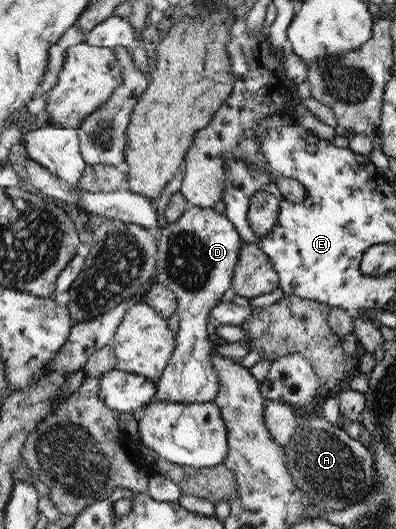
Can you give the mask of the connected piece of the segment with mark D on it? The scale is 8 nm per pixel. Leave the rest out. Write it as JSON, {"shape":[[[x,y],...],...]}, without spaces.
{"shape":[[[189,206],[176,222],[167,226],[159,234],[160,239],[160,270],[156,281],[162,282],[170,288],[177,298],[177,312],[179,331],[175,333],[178,345],[175,354],[160,379],[159,391],[155,396],[158,402],[210,402],[215,400],[222,388],[219,372],[212,363],[213,343],[208,334],[208,320],[211,320],[211,311],[222,302],[222,295],[234,284],[235,268],[239,264],[242,253],[243,237],[235,223],[226,214],[218,213],[214,208]]]}

